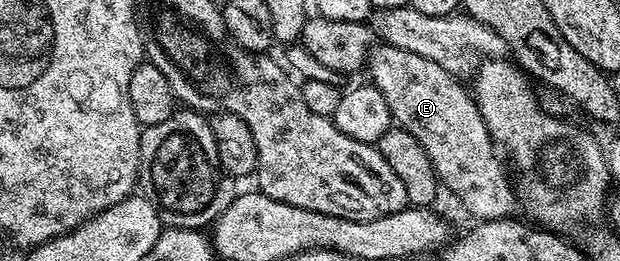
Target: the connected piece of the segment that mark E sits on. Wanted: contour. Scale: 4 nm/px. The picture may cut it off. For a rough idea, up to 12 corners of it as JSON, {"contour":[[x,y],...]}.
{"contour":[[369,51],[395,126],[473,220],[510,219],[509,168],[457,76]]}

